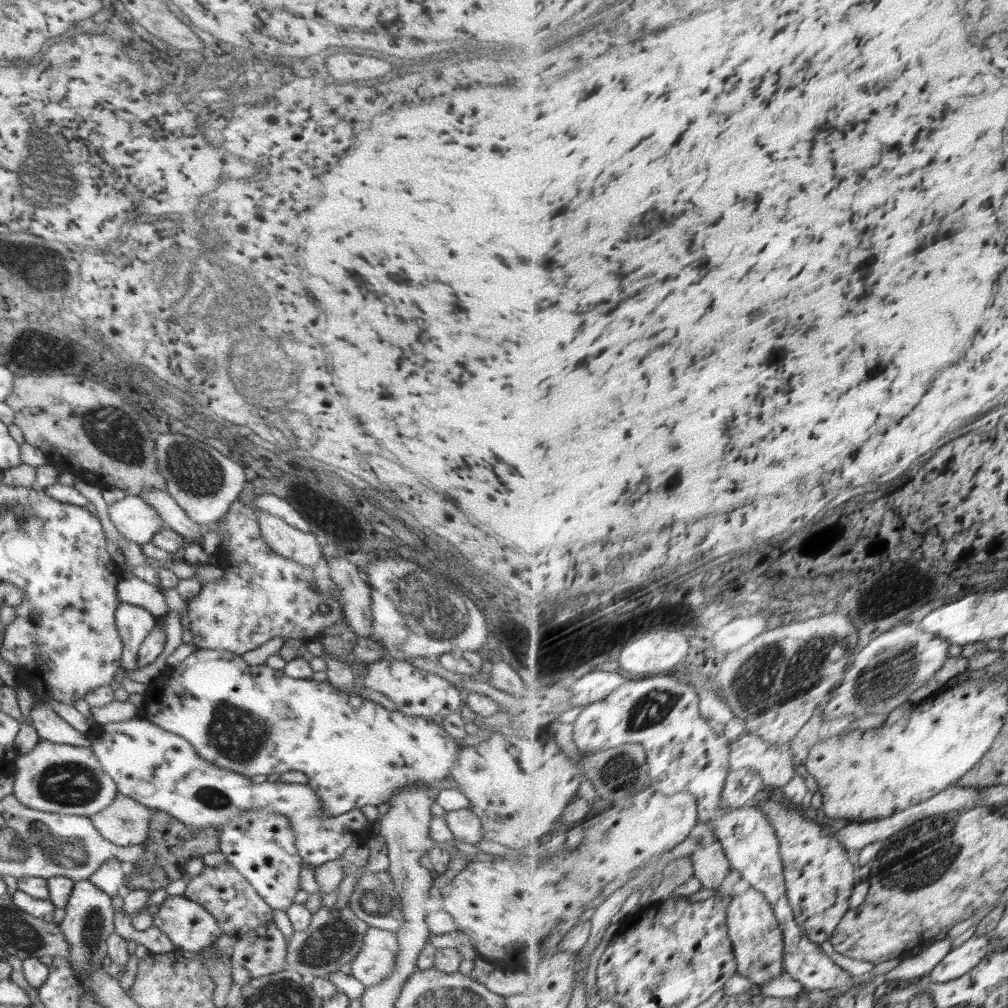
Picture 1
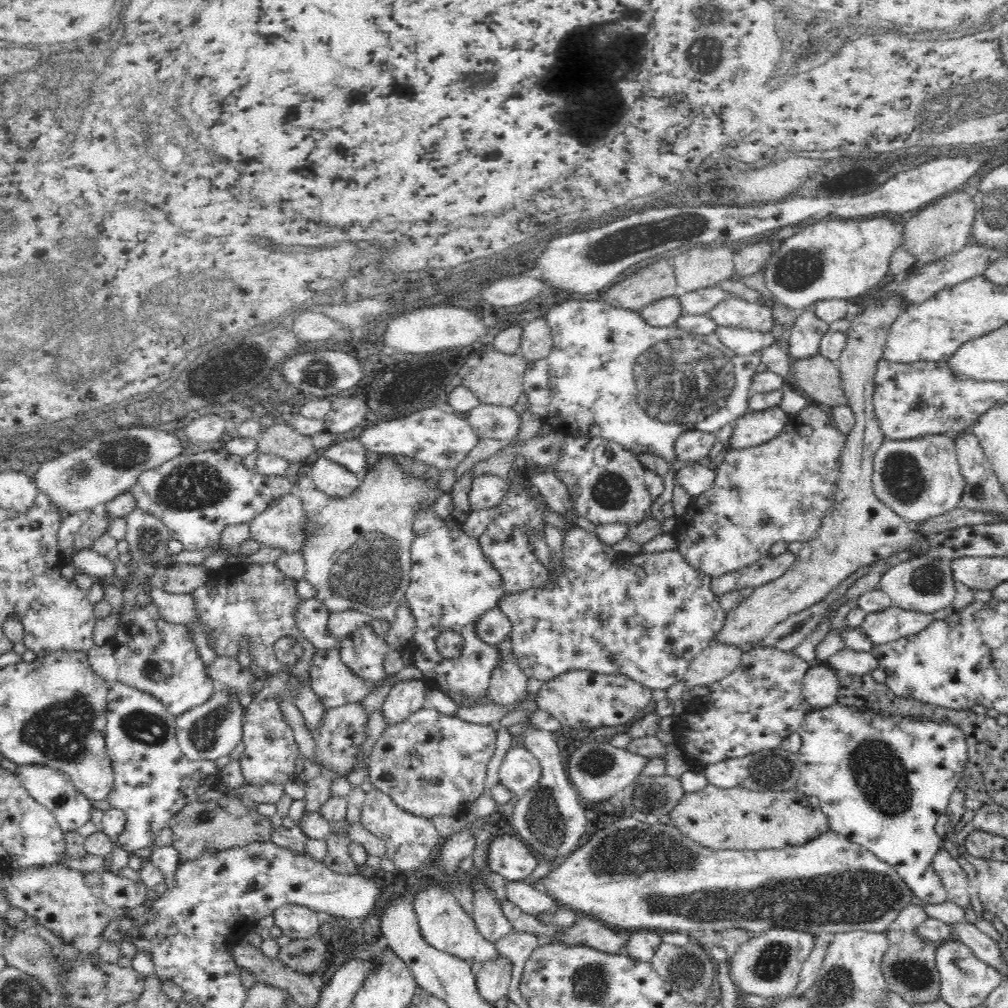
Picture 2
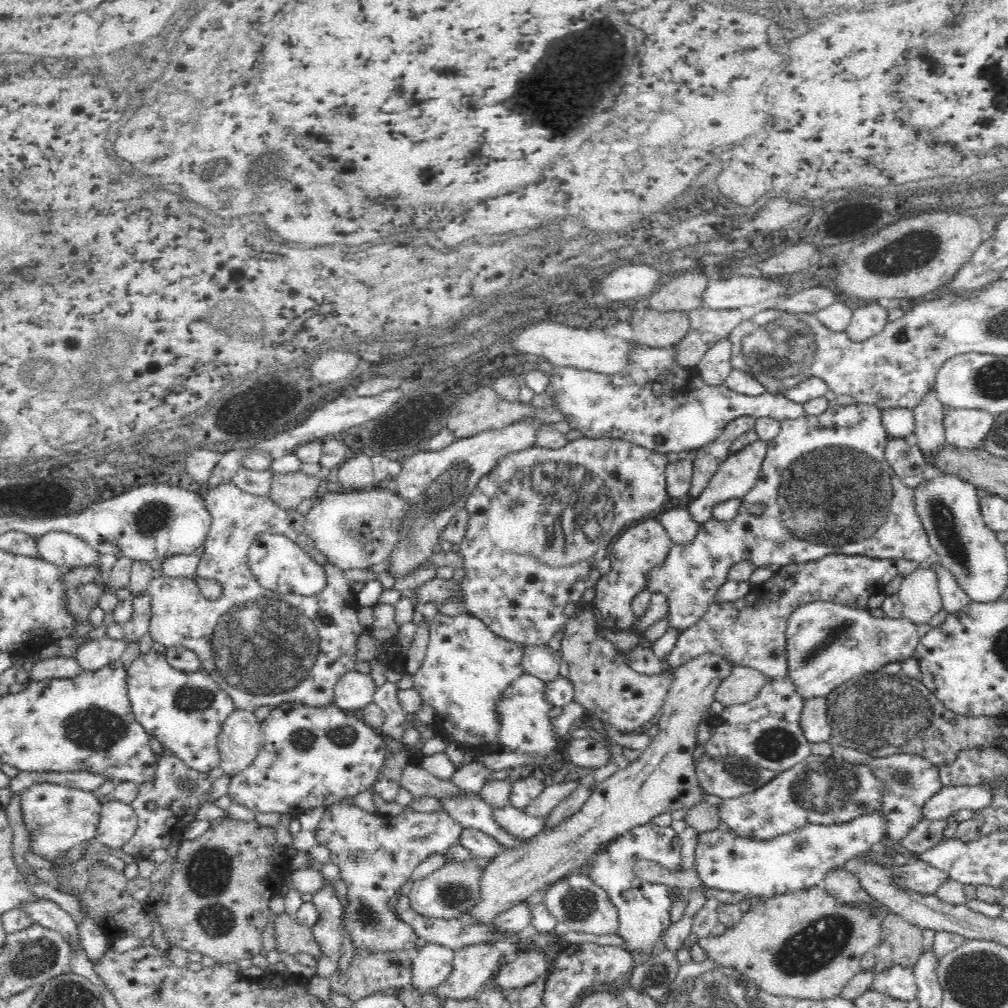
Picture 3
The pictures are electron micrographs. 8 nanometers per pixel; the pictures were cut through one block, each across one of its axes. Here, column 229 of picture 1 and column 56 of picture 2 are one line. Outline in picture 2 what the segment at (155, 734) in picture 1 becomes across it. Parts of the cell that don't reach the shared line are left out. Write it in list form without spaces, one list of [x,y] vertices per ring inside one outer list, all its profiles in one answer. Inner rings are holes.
[[[18,766],[15,775],[22,781],[26,791],[38,804],[51,810],[63,832],[77,831],[91,820],[93,804],[78,791],[71,782],[70,775],[44,766]]]

